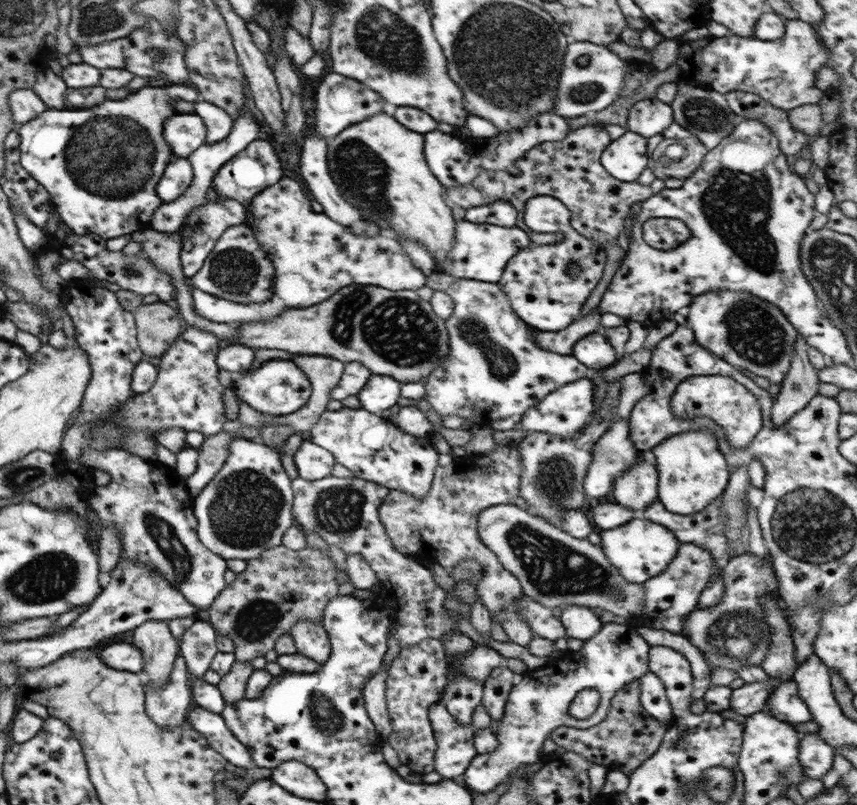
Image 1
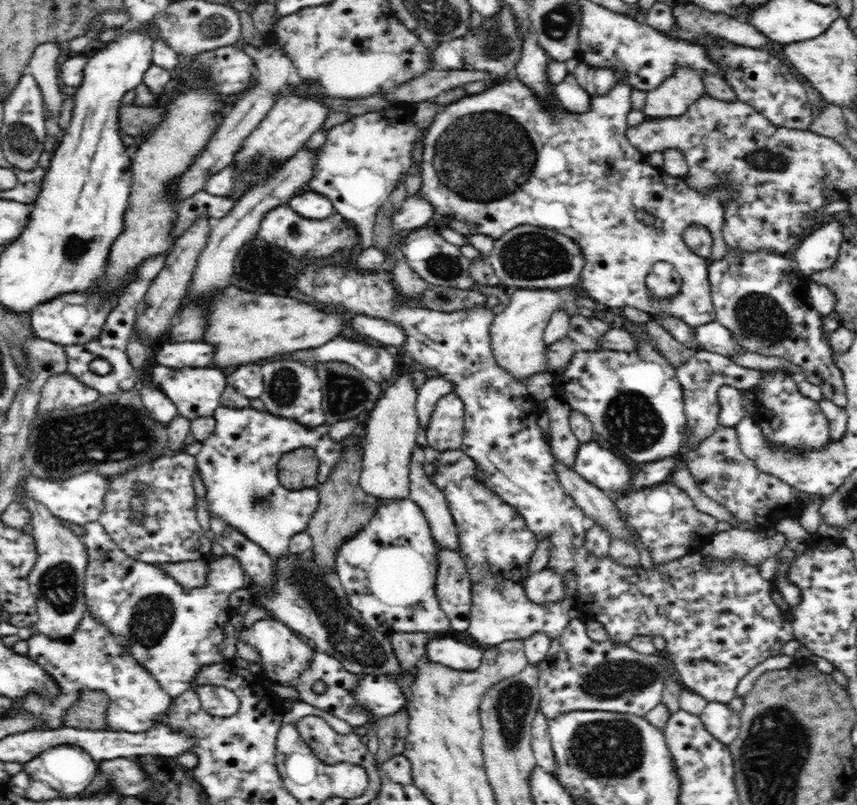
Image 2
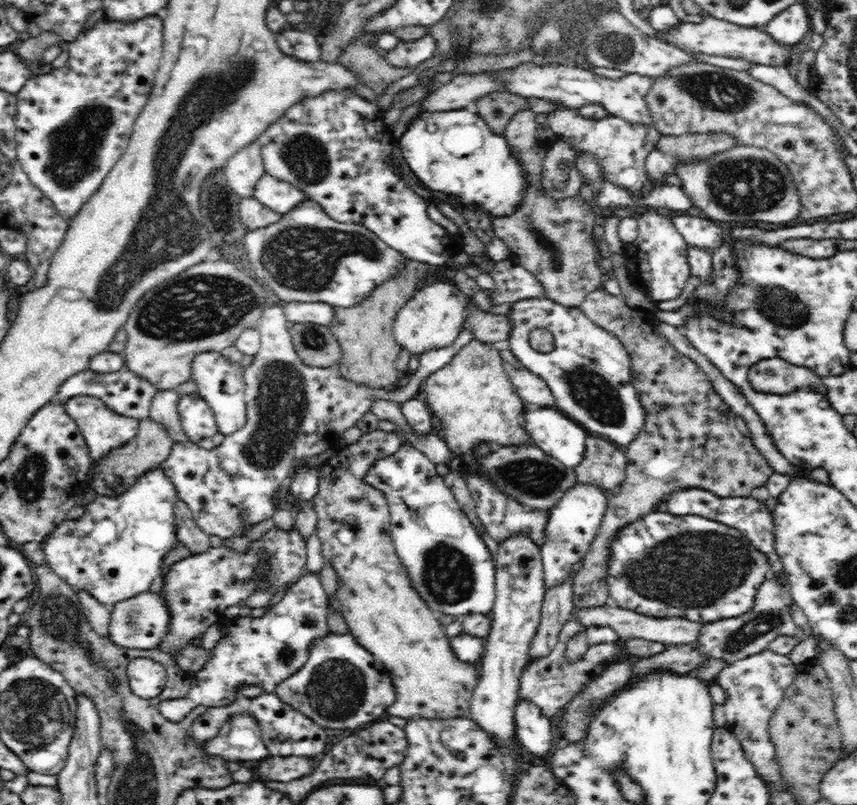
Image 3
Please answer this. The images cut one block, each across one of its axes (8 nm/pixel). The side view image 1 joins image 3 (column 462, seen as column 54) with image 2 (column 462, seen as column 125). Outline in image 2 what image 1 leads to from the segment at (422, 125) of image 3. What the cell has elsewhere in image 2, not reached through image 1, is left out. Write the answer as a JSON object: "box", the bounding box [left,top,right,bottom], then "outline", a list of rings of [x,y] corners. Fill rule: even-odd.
{"box":[416,76,736,328],"outline":[[[518,76],[499,80],[495,85],[486,86],[483,91],[476,94],[462,95],[458,100],[447,104],[436,113],[432,124],[426,129],[427,133],[422,142],[423,154],[420,169],[422,184],[416,195],[428,199],[428,202],[432,203],[432,219],[441,224],[440,226],[451,228],[453,231],[466,236],[484,234],[490,235],[496,240],[505,232],[511,231],[512,228],[522,227],[523,224],[555,230],[574,240],[580,252],[583,253],[583,270],[580,273],[581,286],[588,292],[589,298],[598,303],[604,311],[611,308],[633,308],[655,317],[675,317],[676,320],[682,320],[684,324],[695,328],[716,320],[712,289],[710,289],[712,283],[708,280],[708,266],[710,262],[720,260],[728,252],[723,237],[724,204],[728,204],[730,200],[733,200],[736,191],[732,190],[732,187],[716,187],[714,190],[704,191],[696,190],[696,188],[688,186],[688,181],[684,176],[671,176],[661,168],[656,168],[650,164],[648,154],[632,146],[625,135],[628,126],[627,116],[632,110],[630,94],[632,94],[633,89],[632,83],[628,82],[628,79],[619,77],[617,83],[606,94],[592,95],[588,110],[581,113],[566,110],[555,91],[543,97],[538,95],[536,91],[532,91],[530,87],[526,86],[526,83],[520,80]],[[692,223],[700,223],[706,226],[713,234],[714,246],[709,257],[698,256],[690,252],[688,247],[685,246],[682,233]],[[659,261],[673,264],[682,277],[680,290],[672,300],[652,298],[652,295],[648,292],[646,276],[651,271],[651,266]]]}

